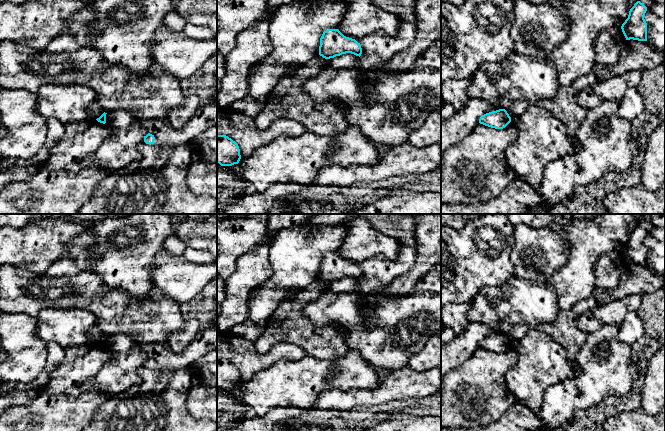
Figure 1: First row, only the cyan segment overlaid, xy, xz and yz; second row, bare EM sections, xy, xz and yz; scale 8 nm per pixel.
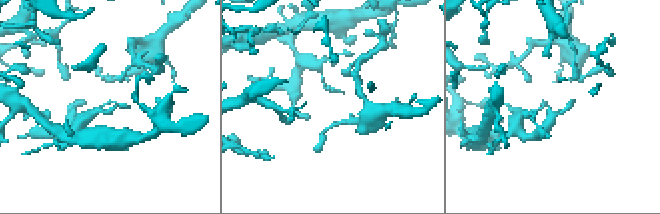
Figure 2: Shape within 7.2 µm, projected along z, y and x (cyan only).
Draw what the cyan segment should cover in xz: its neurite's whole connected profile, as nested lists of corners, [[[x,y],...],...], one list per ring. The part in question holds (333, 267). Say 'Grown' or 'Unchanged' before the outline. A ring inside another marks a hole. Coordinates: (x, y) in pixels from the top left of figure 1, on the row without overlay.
Unchanged. [[[328,253],[320,262],[319,279],[325,283],[351,277],[361,280],[362,272],[355,263],[344,260],[338,253]]]

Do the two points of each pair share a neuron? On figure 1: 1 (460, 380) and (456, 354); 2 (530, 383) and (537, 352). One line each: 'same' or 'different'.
1: different
2: same

